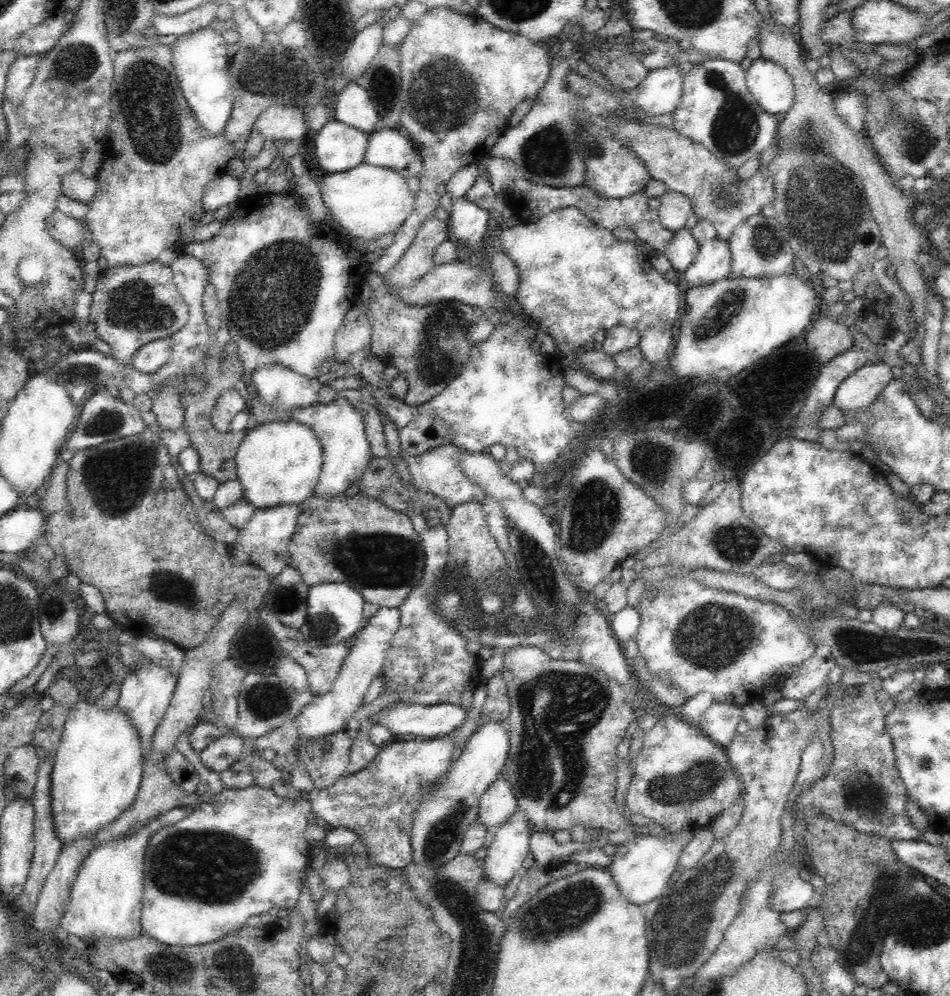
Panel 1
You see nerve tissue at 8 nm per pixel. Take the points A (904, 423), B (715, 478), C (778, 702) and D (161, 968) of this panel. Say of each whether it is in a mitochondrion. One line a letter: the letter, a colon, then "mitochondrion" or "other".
A: other
B: other
C: other
D: mitochondrion

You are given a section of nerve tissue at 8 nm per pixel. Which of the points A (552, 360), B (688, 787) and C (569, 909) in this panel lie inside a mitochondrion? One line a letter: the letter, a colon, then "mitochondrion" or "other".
A: other
B: mitochondrion
C: mitochondrion

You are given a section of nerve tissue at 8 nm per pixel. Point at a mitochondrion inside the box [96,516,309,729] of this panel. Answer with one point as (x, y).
(264, 702)

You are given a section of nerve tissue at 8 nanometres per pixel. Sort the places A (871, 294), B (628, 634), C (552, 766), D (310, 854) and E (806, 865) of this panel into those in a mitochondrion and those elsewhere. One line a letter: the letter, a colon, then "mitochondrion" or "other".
A: other
B: other
C: mitochondrion
D: other
E: other

